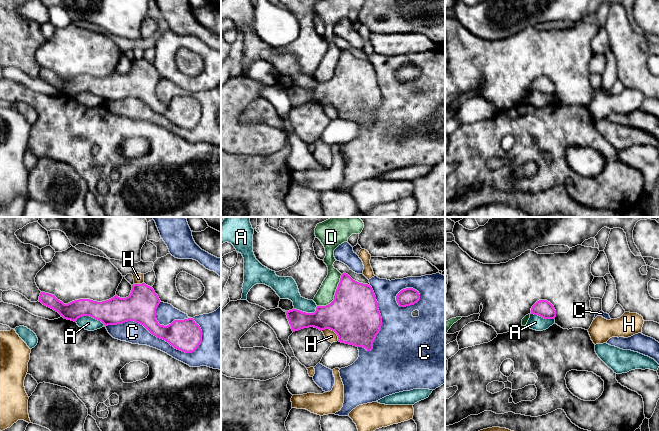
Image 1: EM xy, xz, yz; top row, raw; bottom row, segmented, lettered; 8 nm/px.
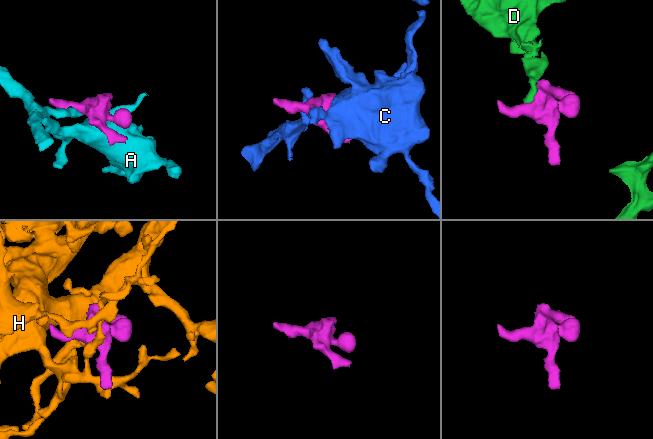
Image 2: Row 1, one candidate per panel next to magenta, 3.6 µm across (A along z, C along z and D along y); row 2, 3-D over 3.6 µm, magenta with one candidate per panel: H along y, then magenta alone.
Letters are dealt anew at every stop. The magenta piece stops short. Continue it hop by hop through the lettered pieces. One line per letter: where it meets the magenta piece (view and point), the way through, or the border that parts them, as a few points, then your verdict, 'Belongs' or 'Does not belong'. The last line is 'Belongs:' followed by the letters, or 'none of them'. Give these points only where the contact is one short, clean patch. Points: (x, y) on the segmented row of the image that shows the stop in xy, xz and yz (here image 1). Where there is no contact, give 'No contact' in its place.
A: Touches magenta at xy (90, 316). Boundary: xy (75, 321), (82, 316), (91, 316), (104, 324). Does not belong
C: Touches magenta at xy (155, 335). Does not belong
D: Touches magenta at xz (334, 295). Boundary: xz (342, 274), (334, 298), (325, 305), (317, 306). Does not belong
H: Touches magenta at xz (332, 330). Does not belong
Belongs: none of them

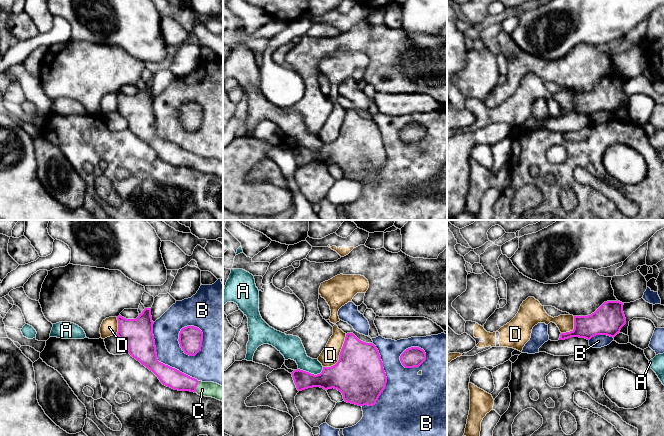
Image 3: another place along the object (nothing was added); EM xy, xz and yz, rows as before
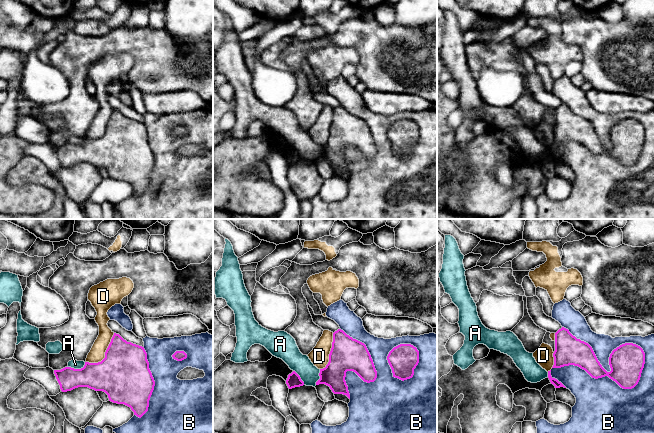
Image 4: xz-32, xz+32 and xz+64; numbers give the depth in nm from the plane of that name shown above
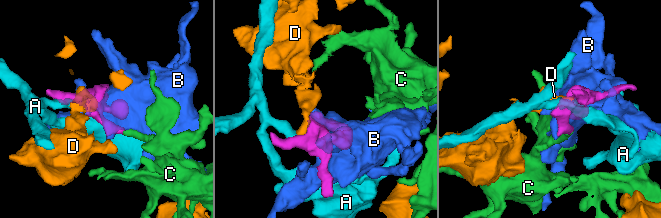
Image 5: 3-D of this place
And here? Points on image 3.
A: Touches magenta at xz (311, 374). Boundary: xz (323, 367), (316, 374), (311, 374), (298, 368). Does not belong
B: Touches magenta at xy (158, 361). Does not belong
C: Touches magenta at xy (195, 387). Path across: xy (168, 376), (195, 387), (208, 389). Belongs
D: Touches magenta at xz (339, 355). Boundary: xz (346, 334), (339, 359), (334, 364), (323, 367). Does not belong
Belongs: C

